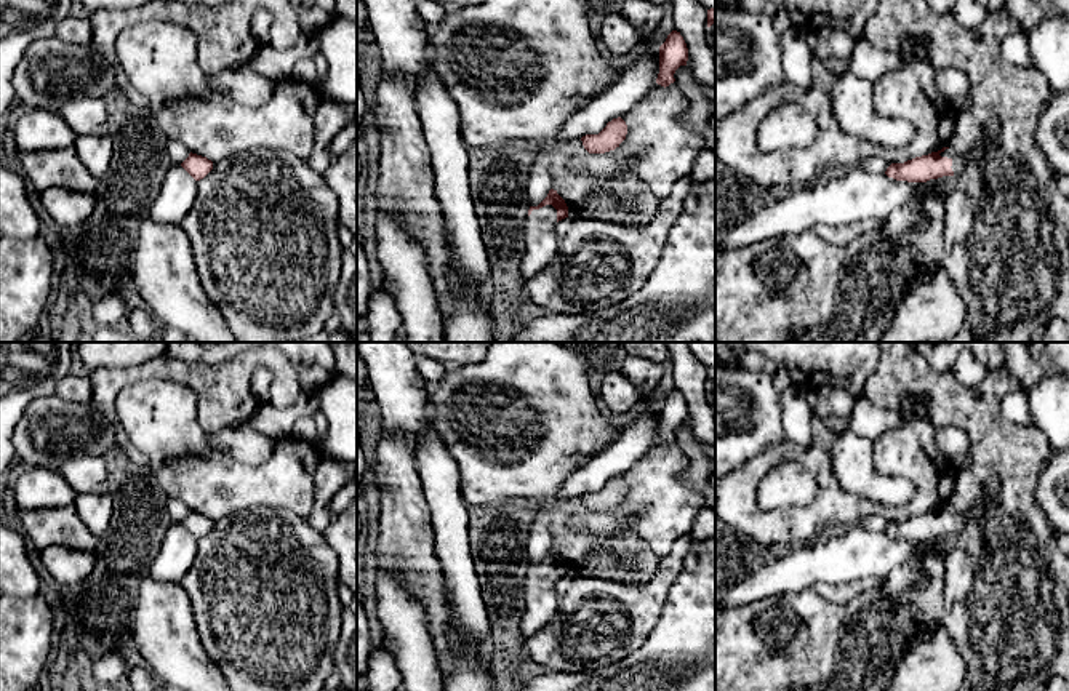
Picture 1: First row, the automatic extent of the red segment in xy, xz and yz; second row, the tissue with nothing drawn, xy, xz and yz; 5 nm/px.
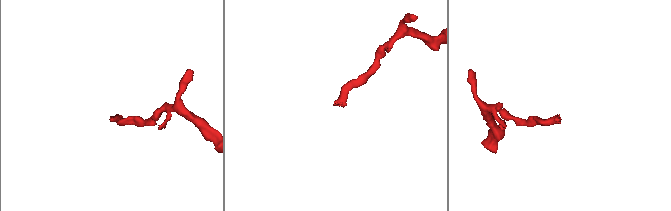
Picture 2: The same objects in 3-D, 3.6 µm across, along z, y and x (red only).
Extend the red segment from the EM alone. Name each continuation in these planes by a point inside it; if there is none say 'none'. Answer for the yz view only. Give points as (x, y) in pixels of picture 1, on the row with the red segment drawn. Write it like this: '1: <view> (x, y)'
1: yz (957, 163)

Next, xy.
none

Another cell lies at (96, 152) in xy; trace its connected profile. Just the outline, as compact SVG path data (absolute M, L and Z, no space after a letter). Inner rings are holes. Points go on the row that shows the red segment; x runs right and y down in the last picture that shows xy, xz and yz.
M77 134L74 147L88 168L88 171L96 178L102 178L114 155L114 142L110 136L86 136Z

